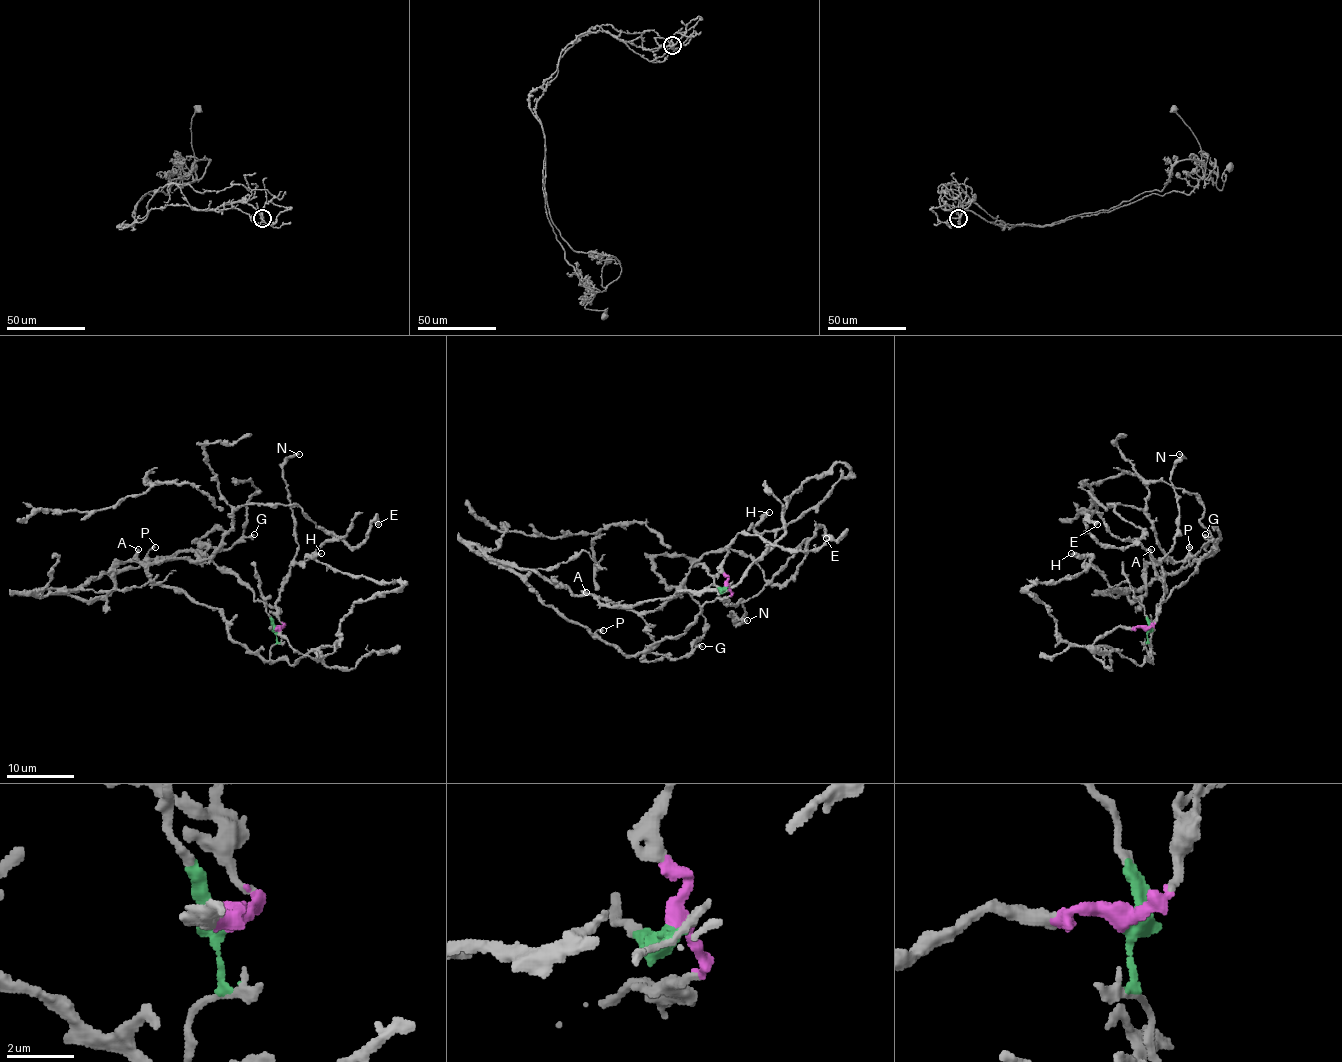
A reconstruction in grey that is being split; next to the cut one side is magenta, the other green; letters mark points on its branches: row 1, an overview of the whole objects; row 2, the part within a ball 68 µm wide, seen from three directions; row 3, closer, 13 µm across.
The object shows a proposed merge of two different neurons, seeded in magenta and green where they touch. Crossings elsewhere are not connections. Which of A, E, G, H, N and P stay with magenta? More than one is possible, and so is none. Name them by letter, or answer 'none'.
G, N, P

